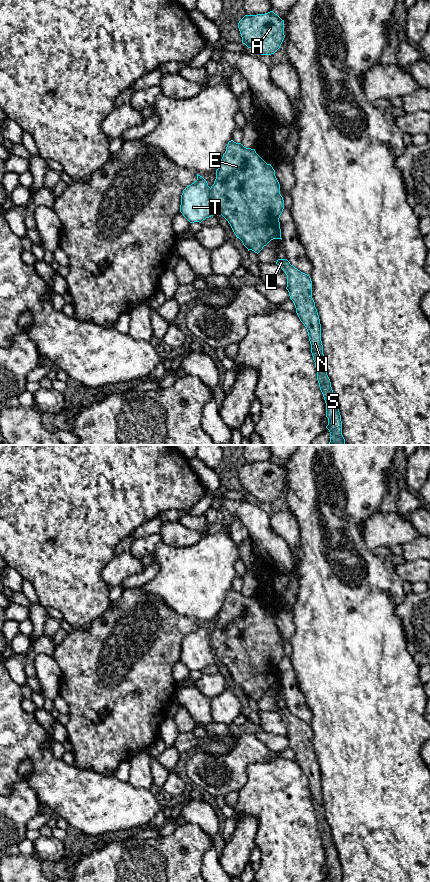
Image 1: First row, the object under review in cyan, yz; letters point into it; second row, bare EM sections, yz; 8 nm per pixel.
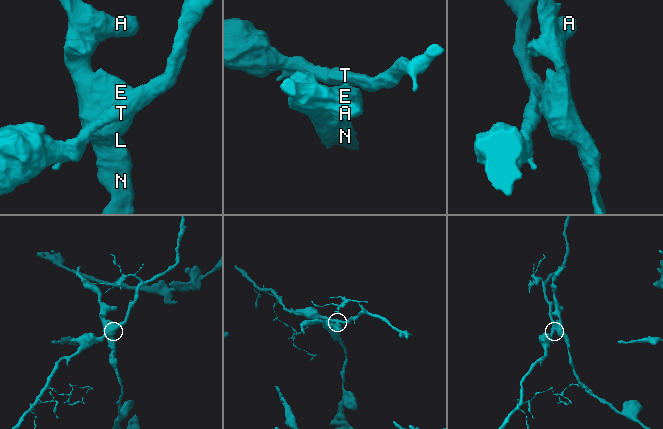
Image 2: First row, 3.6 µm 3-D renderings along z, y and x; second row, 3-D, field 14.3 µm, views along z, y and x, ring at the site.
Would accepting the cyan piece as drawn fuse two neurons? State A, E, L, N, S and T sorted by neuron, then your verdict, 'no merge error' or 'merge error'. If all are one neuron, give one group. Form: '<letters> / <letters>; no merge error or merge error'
A E L N S / T; merge error

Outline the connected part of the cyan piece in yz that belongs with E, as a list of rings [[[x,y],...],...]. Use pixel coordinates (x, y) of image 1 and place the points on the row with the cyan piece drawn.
[[[229,141],[211,186],[213,204],[228,221],[234,234],[249,250],[259,253],[273,239],[281,239],[279,218],[284,209],[280,184],[271,164],[241,143]]]

